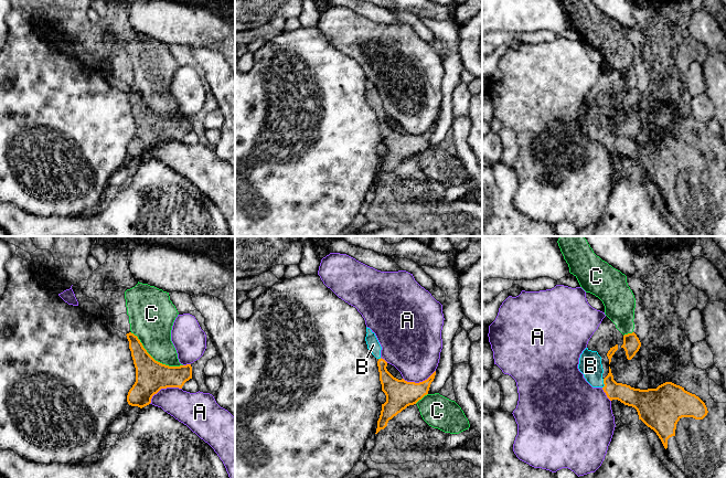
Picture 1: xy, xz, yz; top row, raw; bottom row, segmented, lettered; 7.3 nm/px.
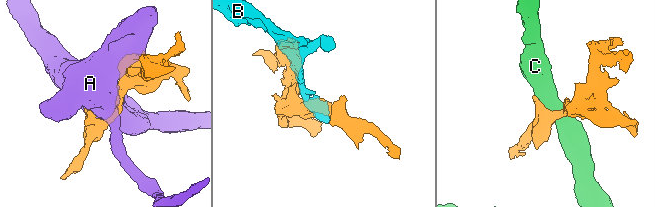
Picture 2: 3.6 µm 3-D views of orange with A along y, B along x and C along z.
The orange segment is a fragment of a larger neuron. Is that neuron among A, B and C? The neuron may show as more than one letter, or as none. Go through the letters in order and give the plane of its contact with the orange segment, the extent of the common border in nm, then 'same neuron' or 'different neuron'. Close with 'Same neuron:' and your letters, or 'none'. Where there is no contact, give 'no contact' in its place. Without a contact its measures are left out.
A: meets orange in xy; contact 260 nm long; different neuron
B: meets orange in yz; contact 70 nm long; same neuron
C: meets orange in xy; contact 460 nm long; different neuron
Same neuron: B

